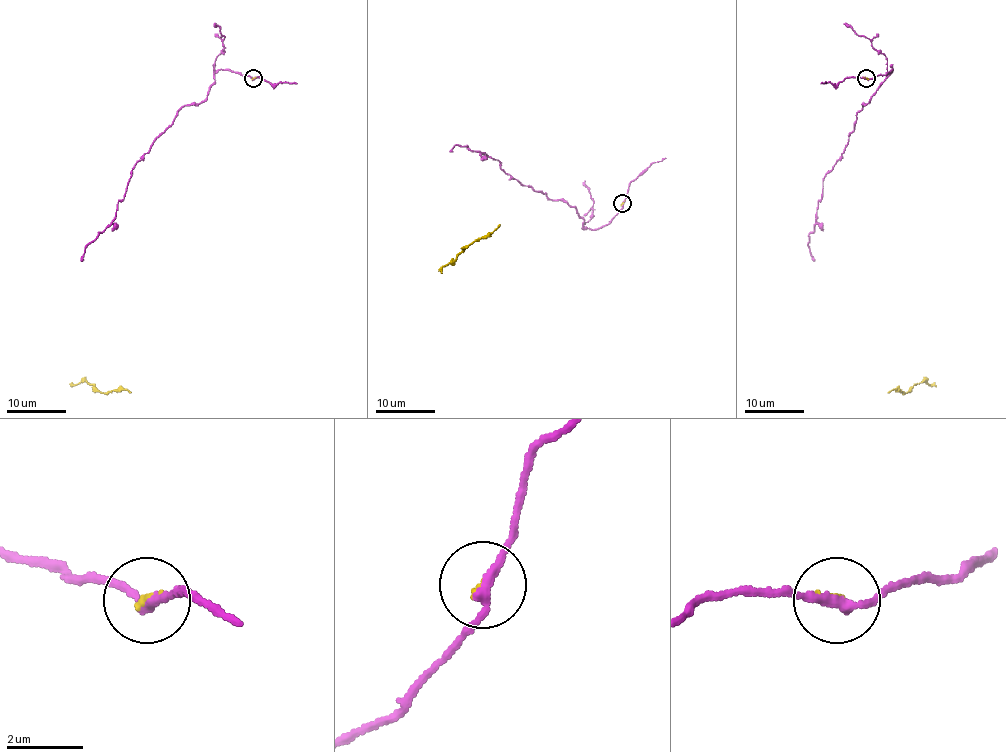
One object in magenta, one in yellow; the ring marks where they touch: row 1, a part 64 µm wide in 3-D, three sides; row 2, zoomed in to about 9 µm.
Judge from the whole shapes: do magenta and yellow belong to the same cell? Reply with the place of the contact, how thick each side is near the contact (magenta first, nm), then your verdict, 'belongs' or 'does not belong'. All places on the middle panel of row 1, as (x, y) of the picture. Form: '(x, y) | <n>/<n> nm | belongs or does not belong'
(622, 203) | 260/90 nm | does not belong

